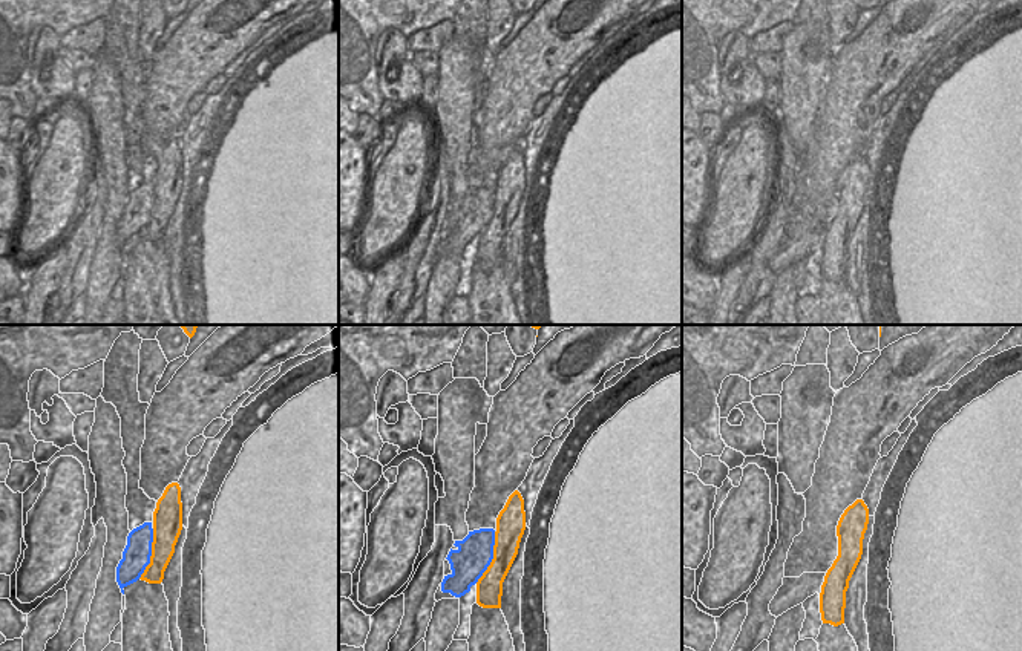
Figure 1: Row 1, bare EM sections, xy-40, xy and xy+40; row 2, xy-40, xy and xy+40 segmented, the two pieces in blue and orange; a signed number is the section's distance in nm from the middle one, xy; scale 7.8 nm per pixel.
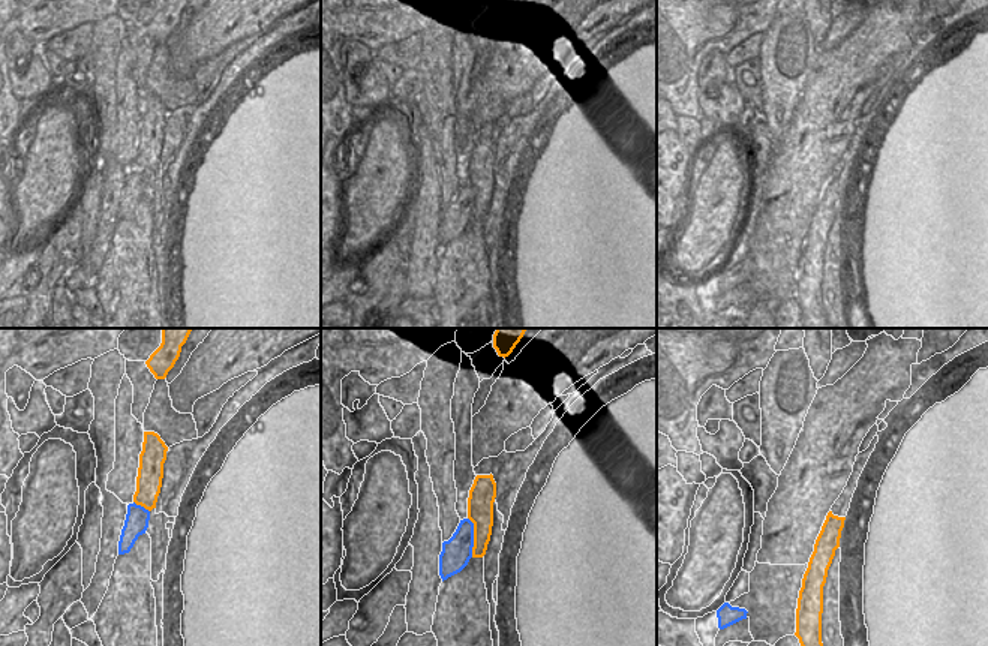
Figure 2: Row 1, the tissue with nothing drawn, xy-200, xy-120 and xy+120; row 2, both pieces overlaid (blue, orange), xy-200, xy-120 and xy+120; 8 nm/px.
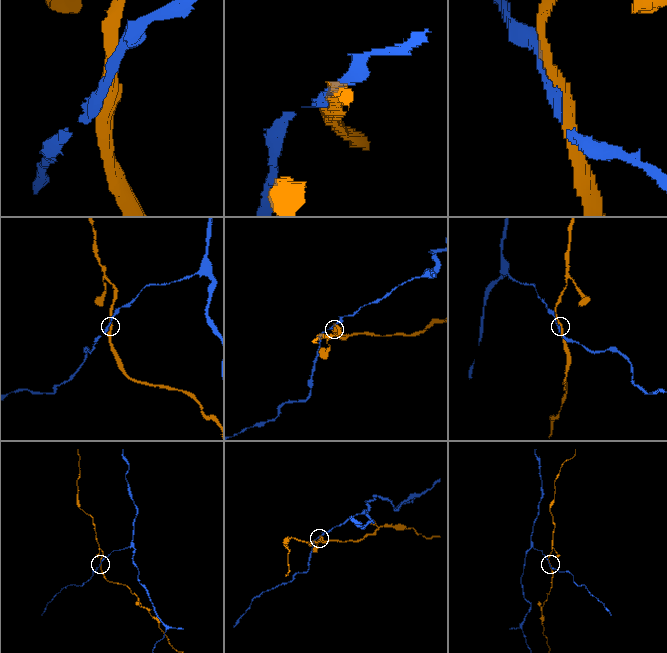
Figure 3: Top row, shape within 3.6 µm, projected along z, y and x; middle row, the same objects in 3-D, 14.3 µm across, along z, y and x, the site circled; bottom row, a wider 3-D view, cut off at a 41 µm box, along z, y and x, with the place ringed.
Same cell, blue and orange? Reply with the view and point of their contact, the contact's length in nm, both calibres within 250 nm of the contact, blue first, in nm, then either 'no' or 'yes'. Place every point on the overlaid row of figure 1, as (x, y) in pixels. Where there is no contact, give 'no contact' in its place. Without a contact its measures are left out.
meets blue in xy at (492, 558); contact 440 nm long; 280 nm thick on the blue side, 220 nm on the other; no

